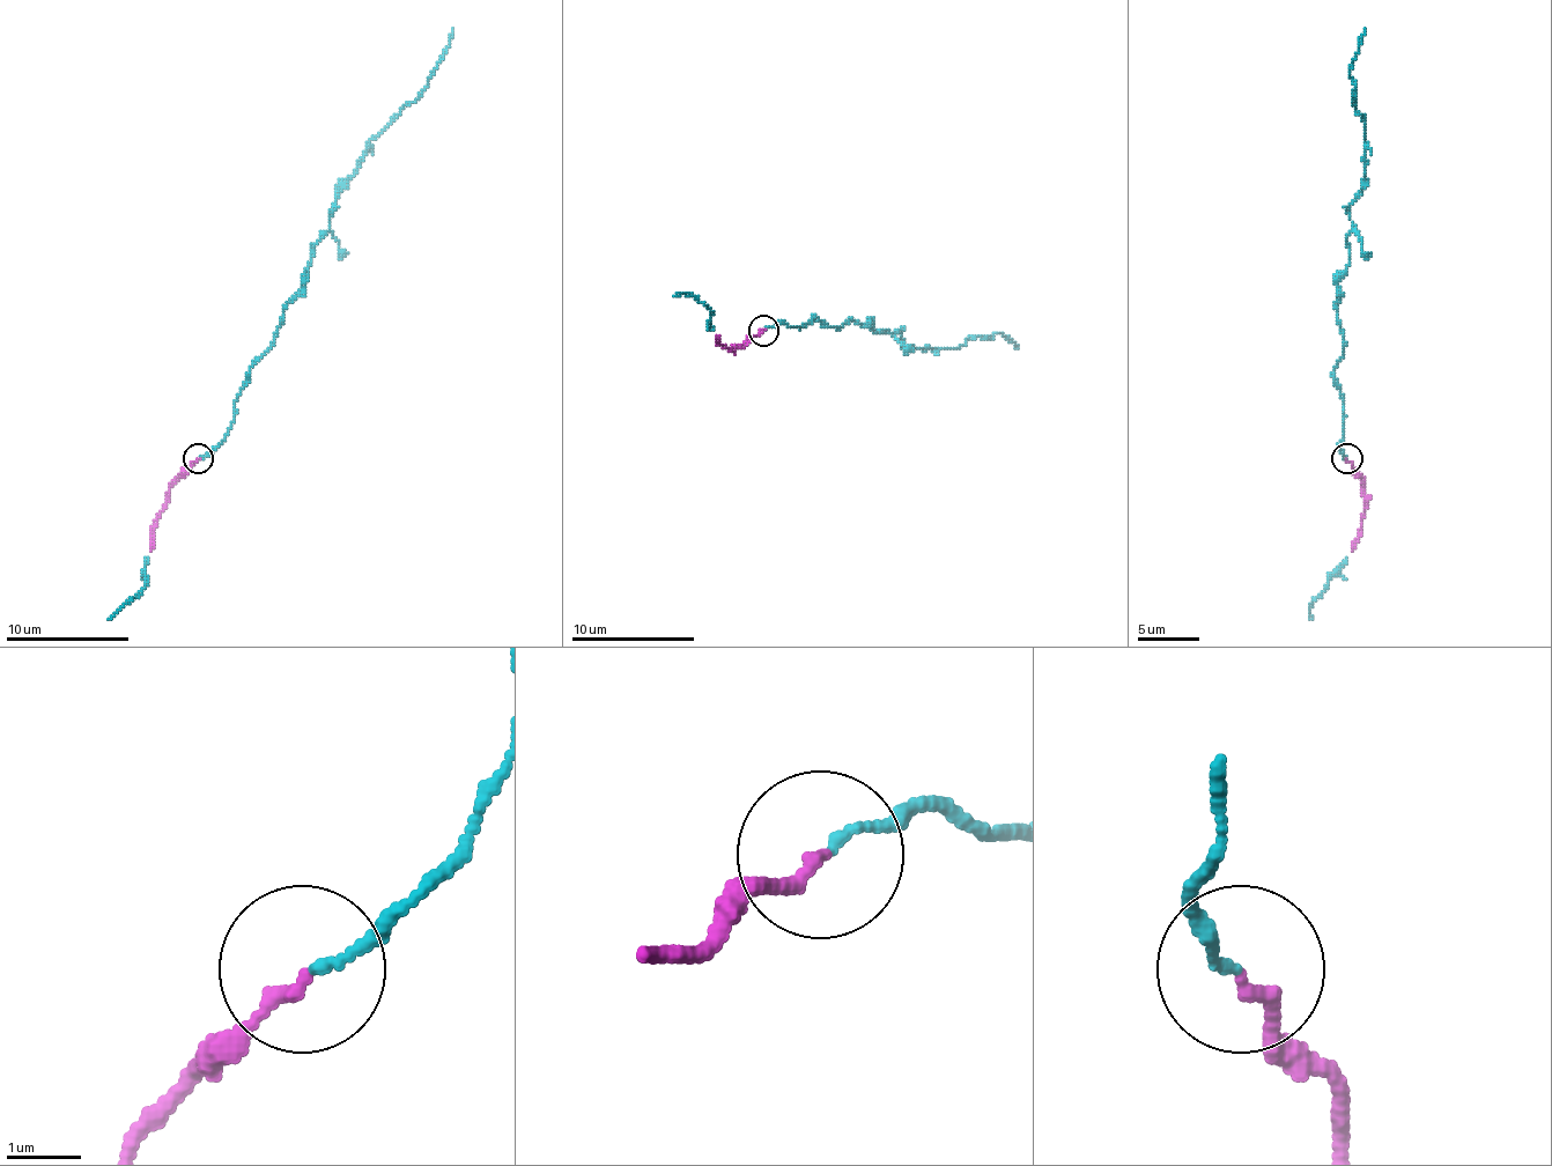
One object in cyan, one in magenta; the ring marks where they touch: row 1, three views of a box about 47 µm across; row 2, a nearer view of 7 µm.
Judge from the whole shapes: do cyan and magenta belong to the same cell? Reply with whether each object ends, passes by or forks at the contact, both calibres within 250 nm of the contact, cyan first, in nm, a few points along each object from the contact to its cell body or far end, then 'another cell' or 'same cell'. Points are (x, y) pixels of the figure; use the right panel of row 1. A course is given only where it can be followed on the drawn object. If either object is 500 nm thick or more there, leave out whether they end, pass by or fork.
cyan ends; magenta ends; calibres 120 and 190 nm; course cyan (1346, 459), (1337, 278), (1361, 185), (1365, 117), (1349, 74), (1365, 28); course magenta (1346, 459), (1365, 489), (1365, 517), (1352, 551); same cell

